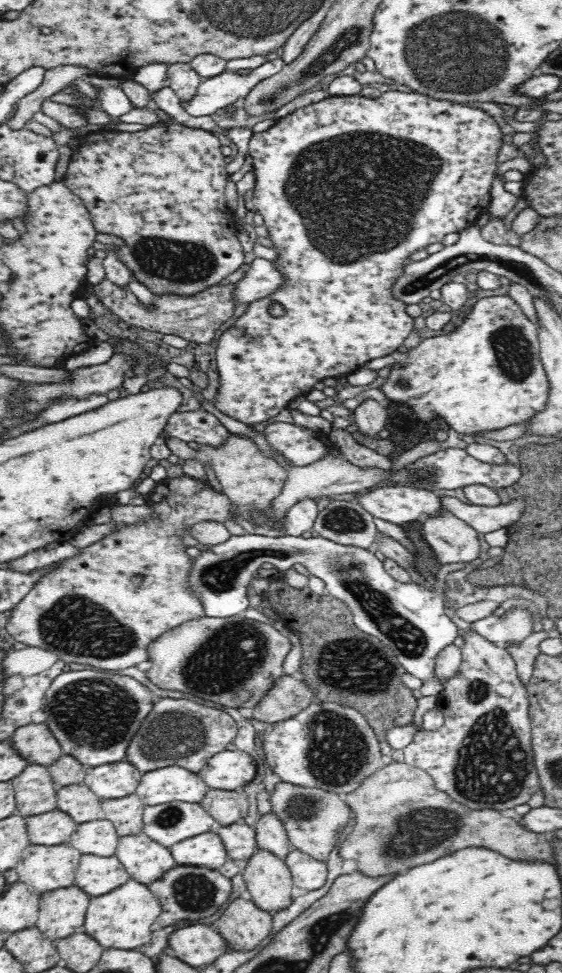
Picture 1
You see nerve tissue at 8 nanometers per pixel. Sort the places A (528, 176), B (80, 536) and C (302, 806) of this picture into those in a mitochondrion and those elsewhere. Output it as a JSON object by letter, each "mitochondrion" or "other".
{"A":"other","B":"other","C":"mitochondrion"}

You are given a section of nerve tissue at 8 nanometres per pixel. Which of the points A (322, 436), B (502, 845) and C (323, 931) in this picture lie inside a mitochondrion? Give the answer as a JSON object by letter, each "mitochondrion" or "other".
{"A":"other","B":"other","C":"mitochondrion"}

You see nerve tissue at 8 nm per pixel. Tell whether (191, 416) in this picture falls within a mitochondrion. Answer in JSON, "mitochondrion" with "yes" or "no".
{"mitochondrion":"no"}

